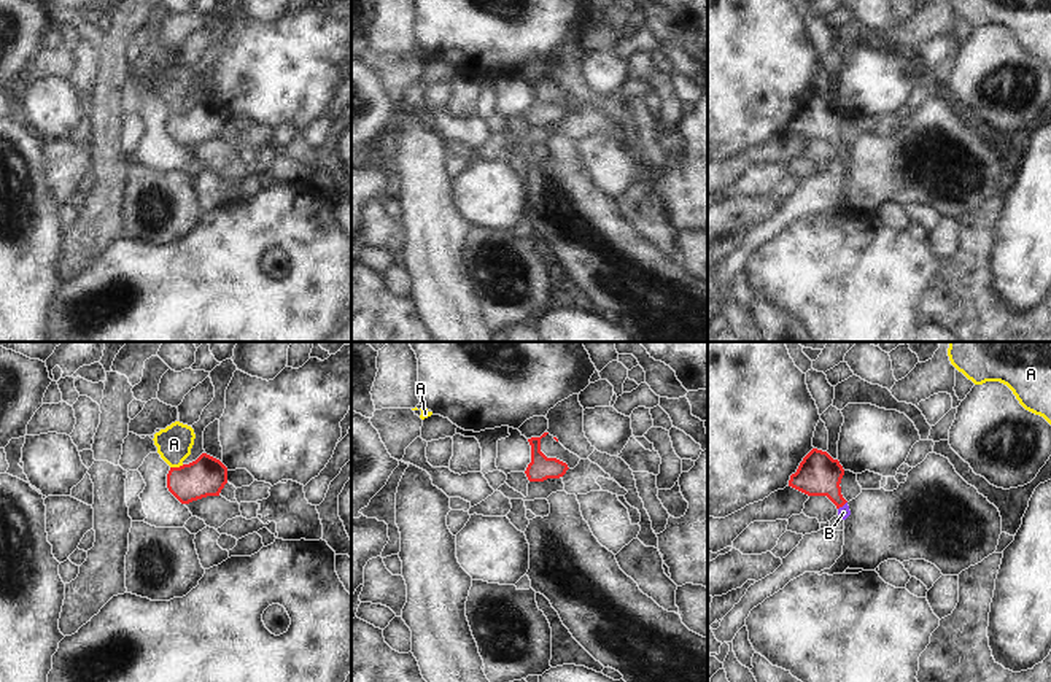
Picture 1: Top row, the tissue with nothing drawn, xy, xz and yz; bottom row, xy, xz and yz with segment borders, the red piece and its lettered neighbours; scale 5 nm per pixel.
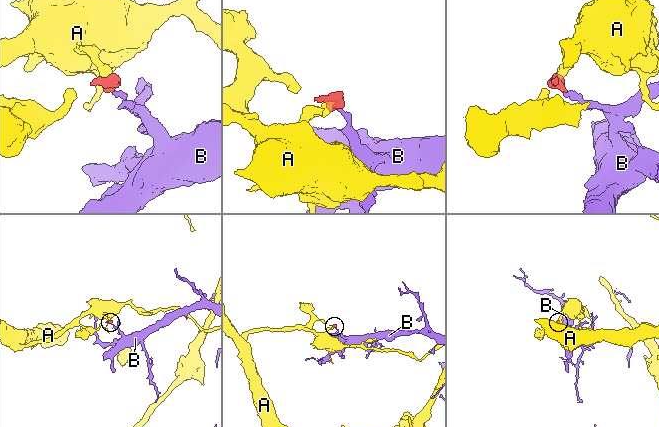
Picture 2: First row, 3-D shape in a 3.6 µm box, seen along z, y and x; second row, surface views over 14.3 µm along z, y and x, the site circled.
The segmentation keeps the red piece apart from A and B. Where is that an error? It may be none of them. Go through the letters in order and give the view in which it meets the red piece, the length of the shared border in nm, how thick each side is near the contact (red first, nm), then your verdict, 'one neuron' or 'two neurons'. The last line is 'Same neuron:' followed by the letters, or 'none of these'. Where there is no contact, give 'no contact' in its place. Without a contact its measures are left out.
A: contact in xy; length 70 nm; calibres 200 and 180 nm; two neurons
B: contact in yz; length 60 nm; calibres 220 and 60 nm; one neuron
Same neuron: B

